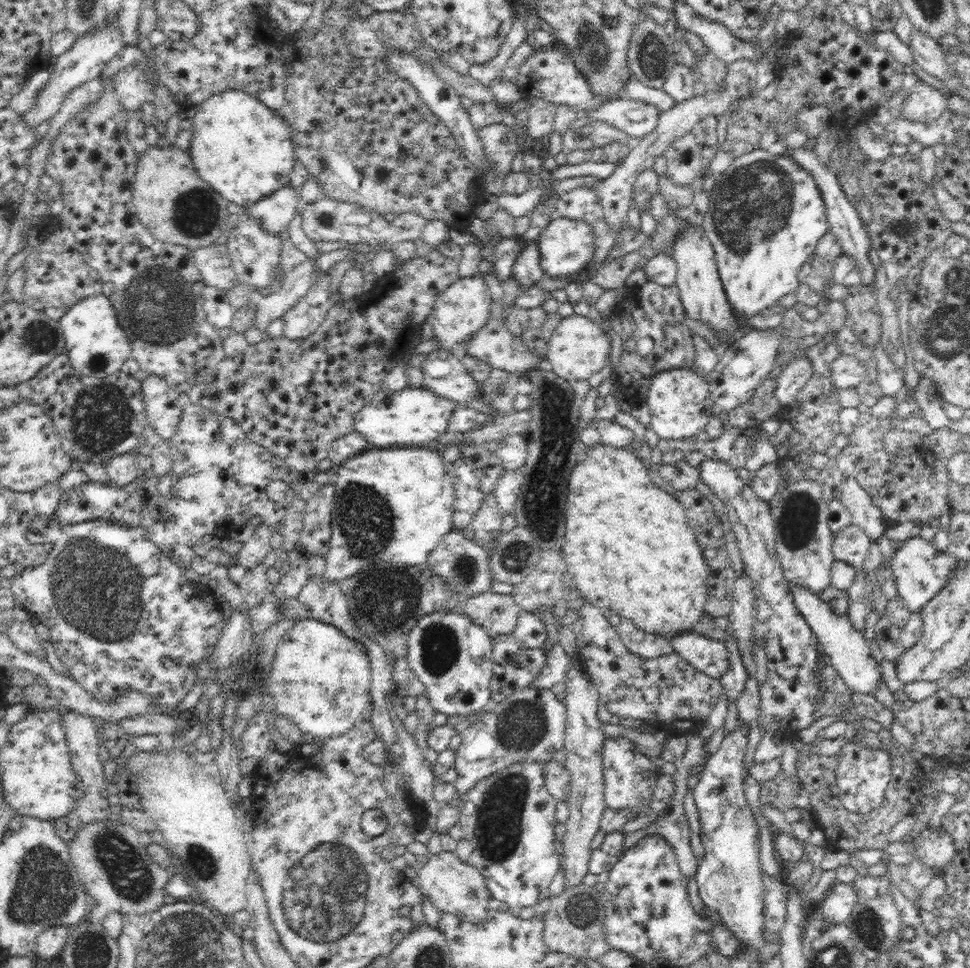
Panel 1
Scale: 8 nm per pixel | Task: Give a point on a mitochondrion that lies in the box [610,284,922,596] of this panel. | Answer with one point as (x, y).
(800, 516)

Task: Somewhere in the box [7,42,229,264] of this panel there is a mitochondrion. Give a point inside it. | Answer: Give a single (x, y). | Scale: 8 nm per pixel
(196, 214)

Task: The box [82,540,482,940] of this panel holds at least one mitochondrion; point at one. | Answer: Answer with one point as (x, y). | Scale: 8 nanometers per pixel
(125, 868)

